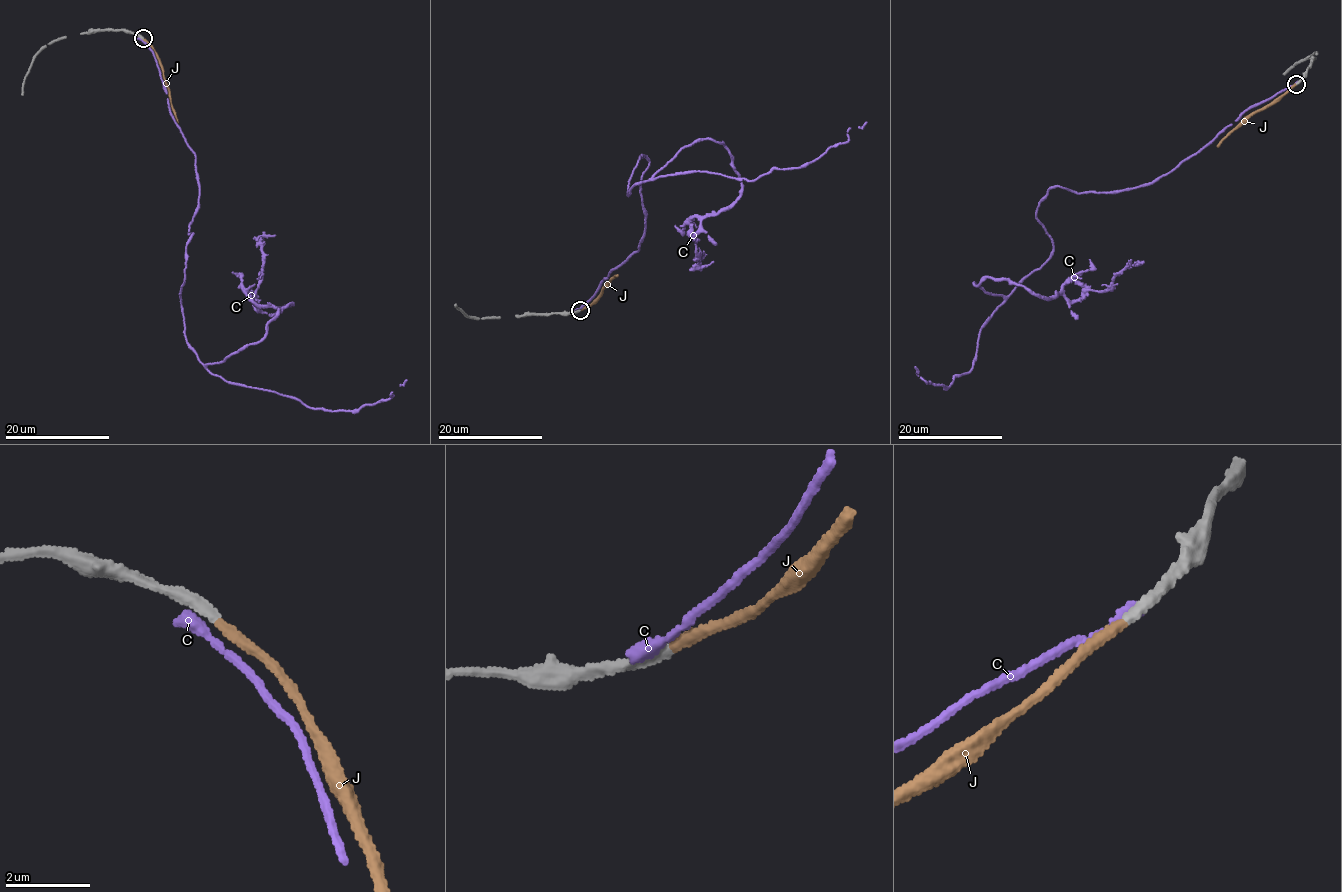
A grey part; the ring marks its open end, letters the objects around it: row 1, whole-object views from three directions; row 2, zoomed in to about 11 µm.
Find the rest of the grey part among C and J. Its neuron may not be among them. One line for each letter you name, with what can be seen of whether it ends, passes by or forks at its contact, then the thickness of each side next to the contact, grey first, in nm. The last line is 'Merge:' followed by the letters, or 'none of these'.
J: it ends; calibres 260 and 240 nm
Merge: J

